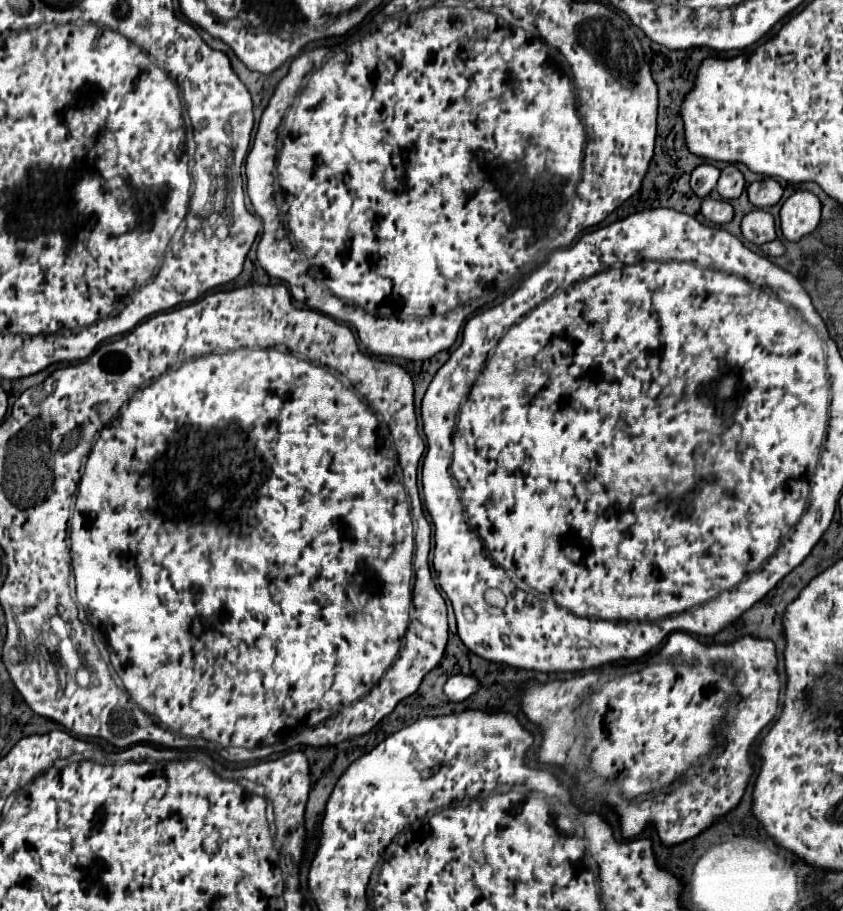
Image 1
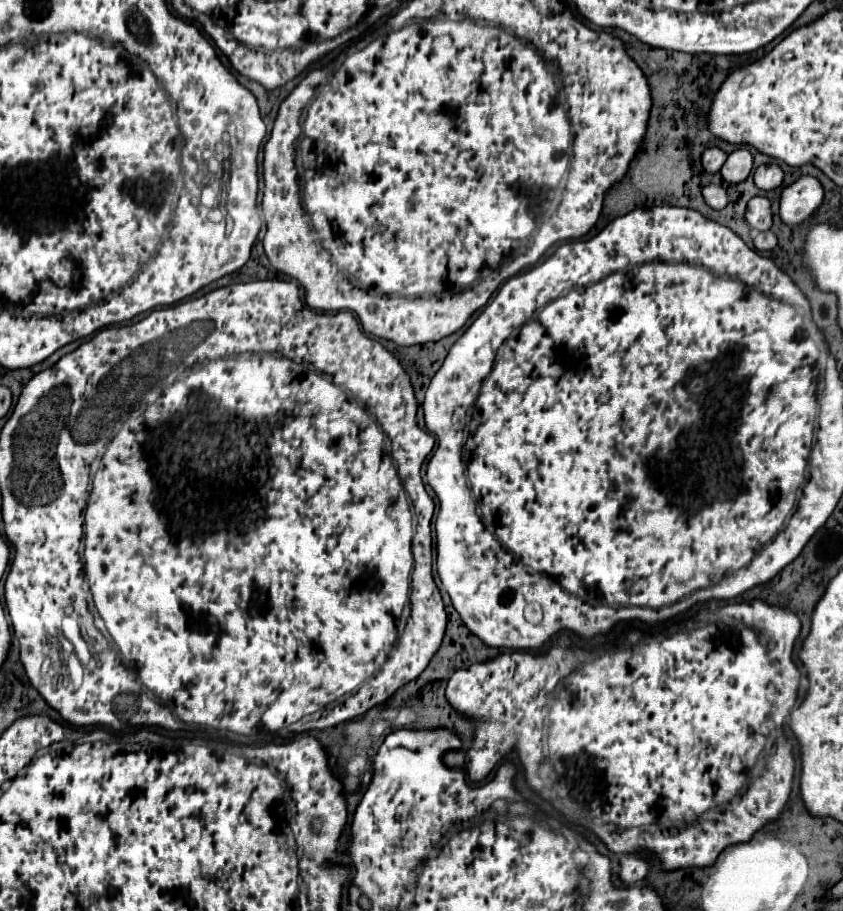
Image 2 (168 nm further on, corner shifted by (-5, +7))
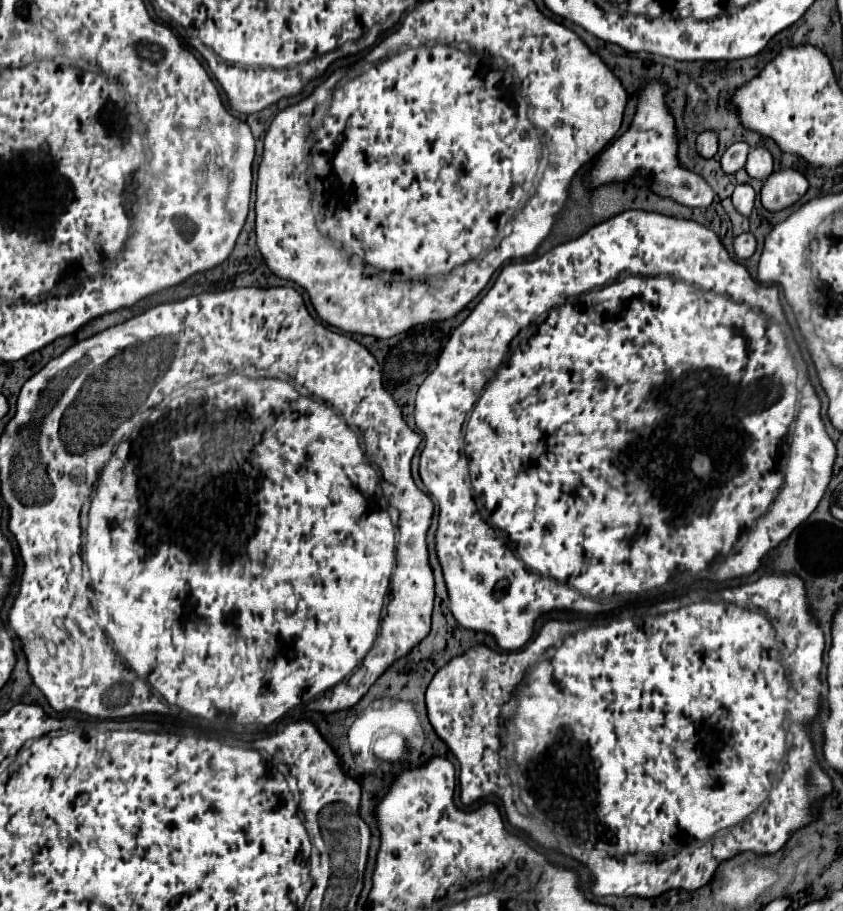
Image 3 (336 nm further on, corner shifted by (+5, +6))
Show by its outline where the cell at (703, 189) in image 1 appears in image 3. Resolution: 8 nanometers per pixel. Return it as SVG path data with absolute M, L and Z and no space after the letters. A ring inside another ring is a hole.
M702 132L696 140L696 148L698 148L698 154L702 158L714 158L714 154L718 152L718 138L714 132Z

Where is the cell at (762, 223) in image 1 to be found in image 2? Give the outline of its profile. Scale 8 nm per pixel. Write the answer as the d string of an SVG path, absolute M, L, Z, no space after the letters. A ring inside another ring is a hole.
M756 195L748 201L746 221L756 231L768 231L772 227L772 211L770 201L764 195Z

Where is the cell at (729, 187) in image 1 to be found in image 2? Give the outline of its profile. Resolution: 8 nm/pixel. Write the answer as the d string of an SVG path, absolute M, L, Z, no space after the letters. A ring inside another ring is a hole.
M736 149L728 155L726 163L722 165L720 173L724 177L724 181L736 185L736 183L742 183L752 171L752 153L748 149Z

